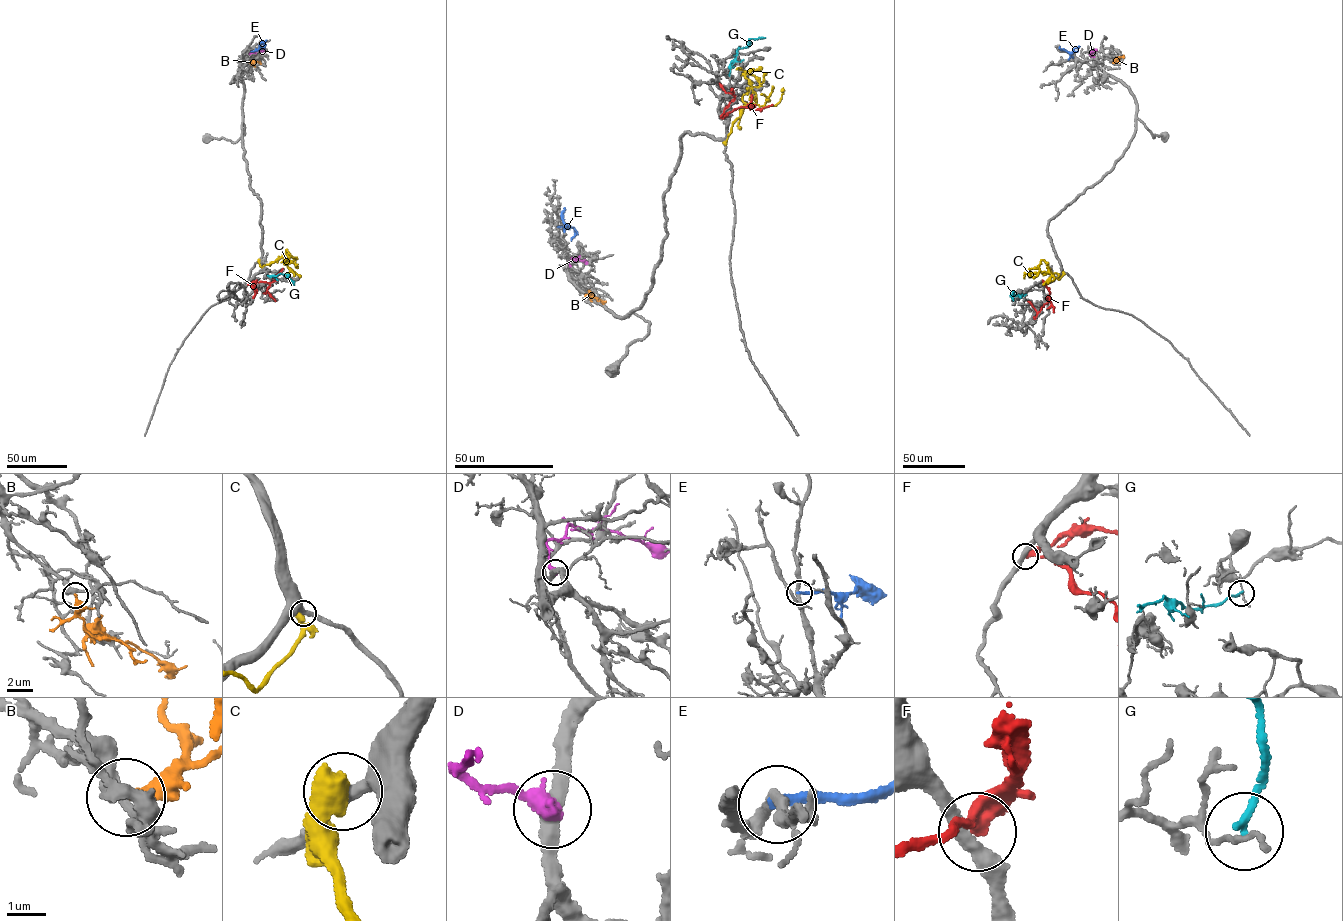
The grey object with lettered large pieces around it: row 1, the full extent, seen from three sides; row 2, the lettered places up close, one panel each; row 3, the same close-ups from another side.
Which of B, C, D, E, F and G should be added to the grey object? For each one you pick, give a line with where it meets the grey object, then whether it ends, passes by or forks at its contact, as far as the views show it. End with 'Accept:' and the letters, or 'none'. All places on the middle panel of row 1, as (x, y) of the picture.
Accept: none

